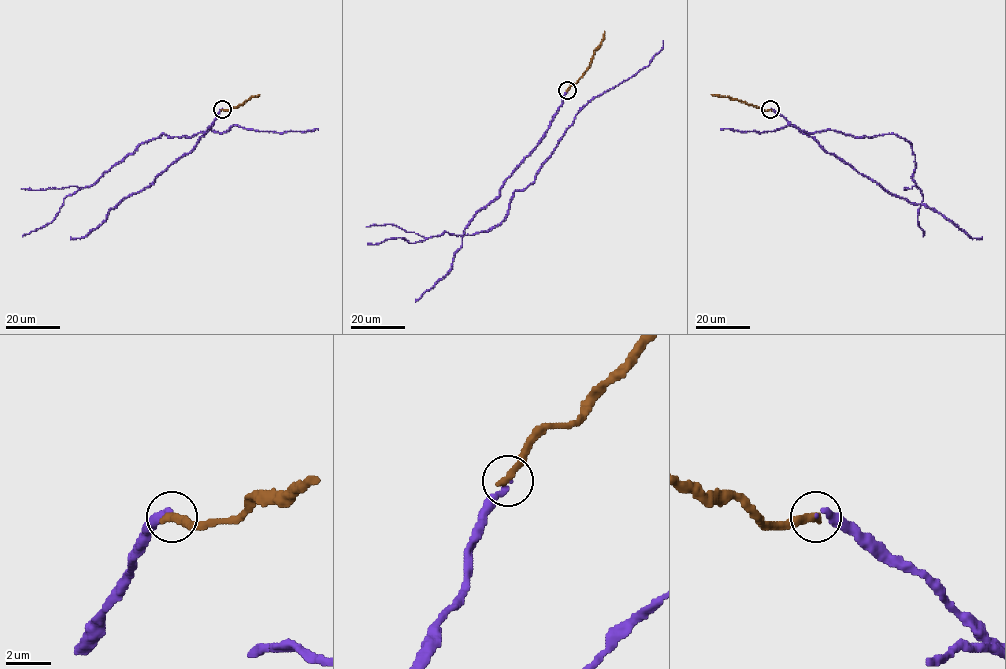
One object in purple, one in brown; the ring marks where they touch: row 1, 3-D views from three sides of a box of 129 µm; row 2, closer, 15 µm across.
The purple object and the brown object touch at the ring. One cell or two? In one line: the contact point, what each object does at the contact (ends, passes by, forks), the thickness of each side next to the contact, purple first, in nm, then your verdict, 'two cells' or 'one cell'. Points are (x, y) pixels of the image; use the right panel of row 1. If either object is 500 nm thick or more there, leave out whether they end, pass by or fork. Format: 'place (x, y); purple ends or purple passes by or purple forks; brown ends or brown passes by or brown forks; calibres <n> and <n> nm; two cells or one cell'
place (770, 109); purple ends; brown ends; calibres 240 and 380 nm; one cell

